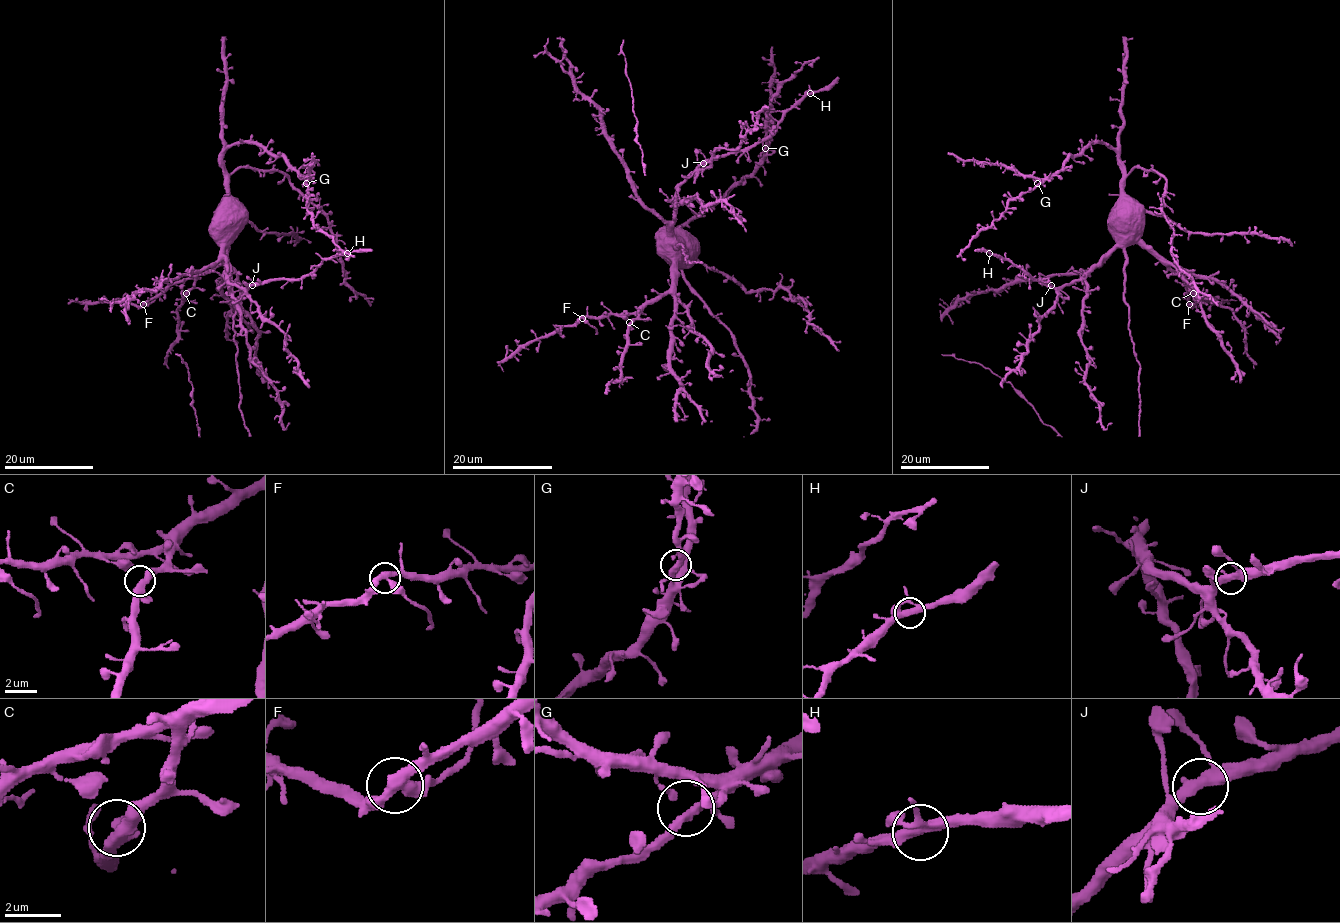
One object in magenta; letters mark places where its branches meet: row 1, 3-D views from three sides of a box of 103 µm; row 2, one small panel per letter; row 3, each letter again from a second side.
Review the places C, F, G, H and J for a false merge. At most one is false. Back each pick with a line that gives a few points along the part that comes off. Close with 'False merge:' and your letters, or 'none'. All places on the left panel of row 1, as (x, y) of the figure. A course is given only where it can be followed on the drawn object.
F: Course of the part to remove: (143, 304), (149, 304), (155, 297), (155, 287)
False merge: F

